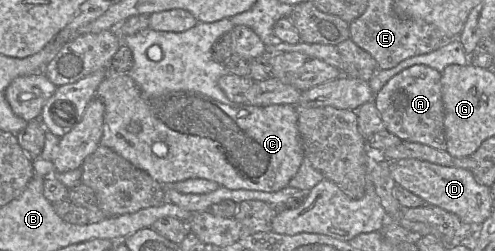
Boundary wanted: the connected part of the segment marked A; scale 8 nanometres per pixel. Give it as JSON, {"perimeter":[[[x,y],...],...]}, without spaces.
{"perimeter":[[[414,65],[391,78],[374,96],[385,129],[402,141],[421,143],[446,151],[441,73],[426,65]]]}

